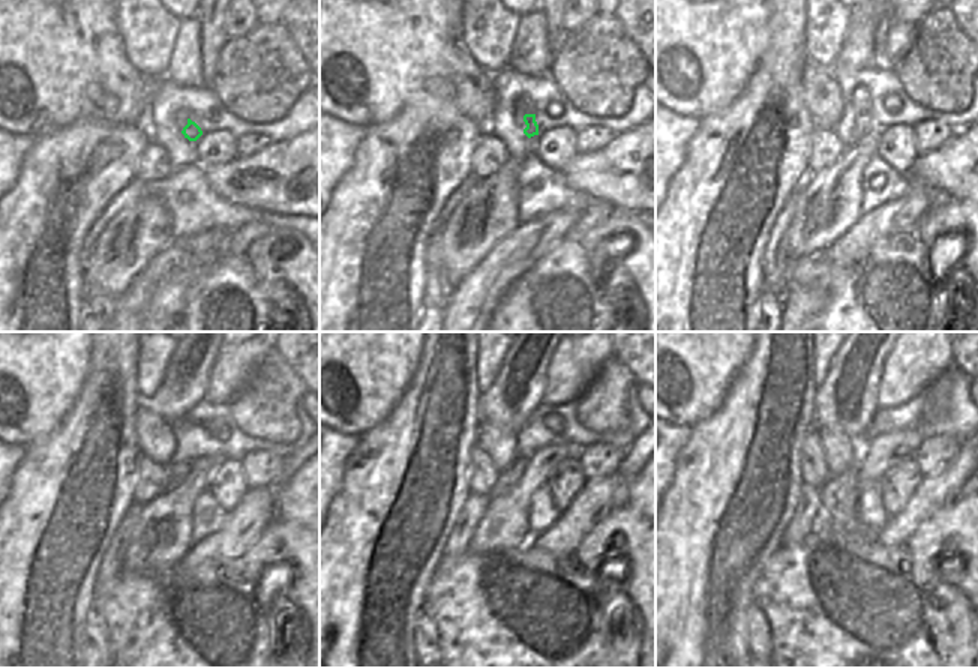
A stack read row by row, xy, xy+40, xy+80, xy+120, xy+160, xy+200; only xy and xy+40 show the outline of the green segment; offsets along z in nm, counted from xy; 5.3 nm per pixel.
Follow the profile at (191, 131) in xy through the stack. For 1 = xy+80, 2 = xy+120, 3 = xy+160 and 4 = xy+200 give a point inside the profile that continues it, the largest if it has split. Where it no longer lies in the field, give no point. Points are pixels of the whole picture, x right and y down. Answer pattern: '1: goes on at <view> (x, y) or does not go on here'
1: goes on at xy+80 (864, 125)
2: goes on at xy+120 (177, 472)
3: goes on at xy+160 (507, 479)
4: goes on at xy+200 (839, 514)

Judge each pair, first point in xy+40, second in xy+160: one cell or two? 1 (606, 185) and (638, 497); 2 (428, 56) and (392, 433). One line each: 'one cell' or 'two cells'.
1: one cell
2: two cells

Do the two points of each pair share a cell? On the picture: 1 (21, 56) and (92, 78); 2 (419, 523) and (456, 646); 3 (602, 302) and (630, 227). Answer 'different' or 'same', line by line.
1: same
2: different
3: different

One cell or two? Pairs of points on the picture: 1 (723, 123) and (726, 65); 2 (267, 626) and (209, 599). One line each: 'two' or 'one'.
1: two
2: one

